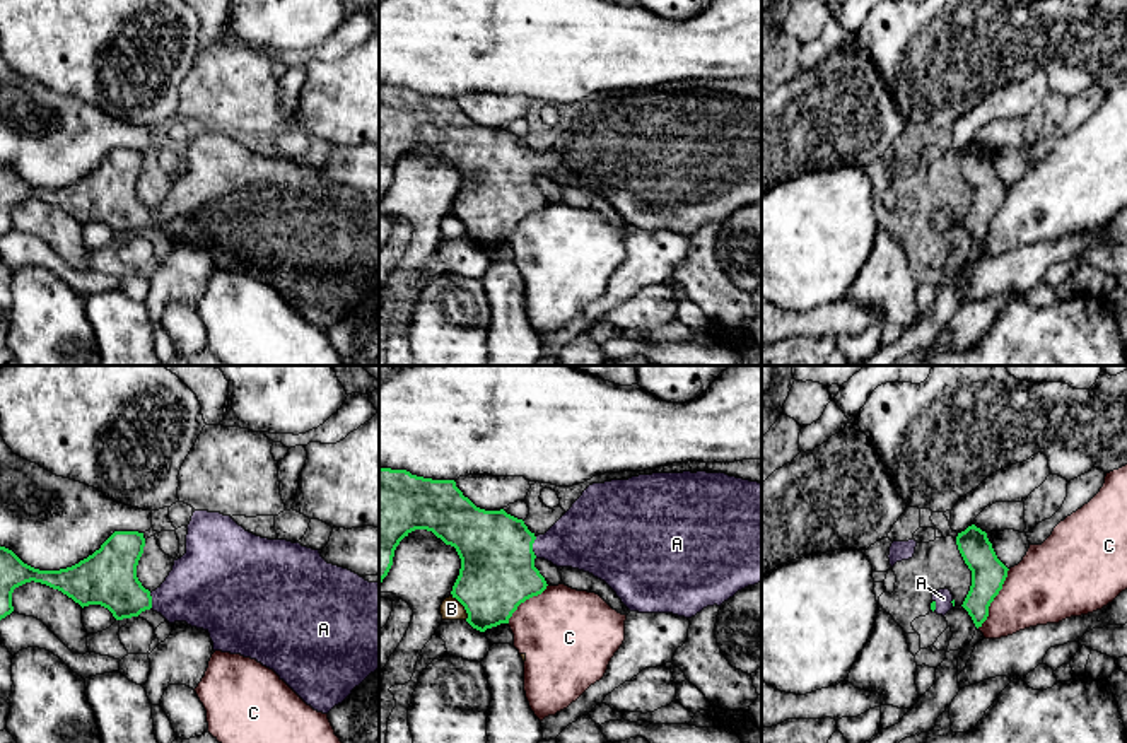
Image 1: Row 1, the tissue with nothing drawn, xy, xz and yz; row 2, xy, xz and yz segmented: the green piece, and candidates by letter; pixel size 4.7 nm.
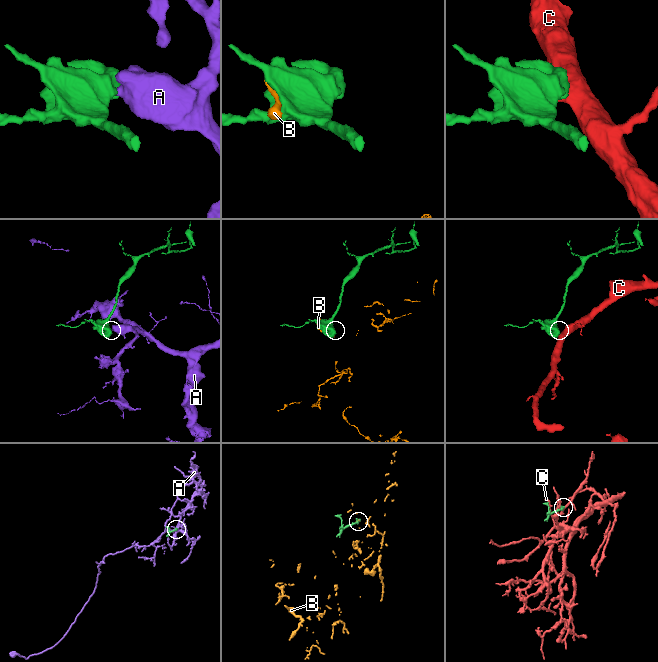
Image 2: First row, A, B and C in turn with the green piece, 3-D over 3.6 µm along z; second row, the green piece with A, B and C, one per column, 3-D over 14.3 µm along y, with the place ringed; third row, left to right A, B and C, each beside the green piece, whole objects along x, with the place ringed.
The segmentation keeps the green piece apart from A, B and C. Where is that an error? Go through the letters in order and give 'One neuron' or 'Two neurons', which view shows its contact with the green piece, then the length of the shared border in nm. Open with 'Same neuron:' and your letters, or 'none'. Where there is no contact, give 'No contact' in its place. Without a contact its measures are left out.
Same neuron: A
A: One neuron. Touches green in xz. Shared border 100 nm
B: Two neurons. Touches green in xz. Shared border 130 nm
C: Two neurons. Touches green in yz. Shared border 320 nm

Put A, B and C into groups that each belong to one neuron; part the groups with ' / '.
A / B C

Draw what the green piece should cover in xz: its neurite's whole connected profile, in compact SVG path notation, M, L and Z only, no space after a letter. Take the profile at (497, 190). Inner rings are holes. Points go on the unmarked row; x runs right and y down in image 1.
M379 84L379 200L388 193L400 159L415 147L432 149L456 166L461 186L451 212L464 224L466 239L480 249L509 241L521 220L546 207L545 195L534 184L536 176L593 191L604 198L630 229L673 231L685 236L707 224L721 224L738 208L762 200L762 101L721 89L652 91L593 101L545 152L536 154L523 137L504 126L476 125L454 97L432 97Z

